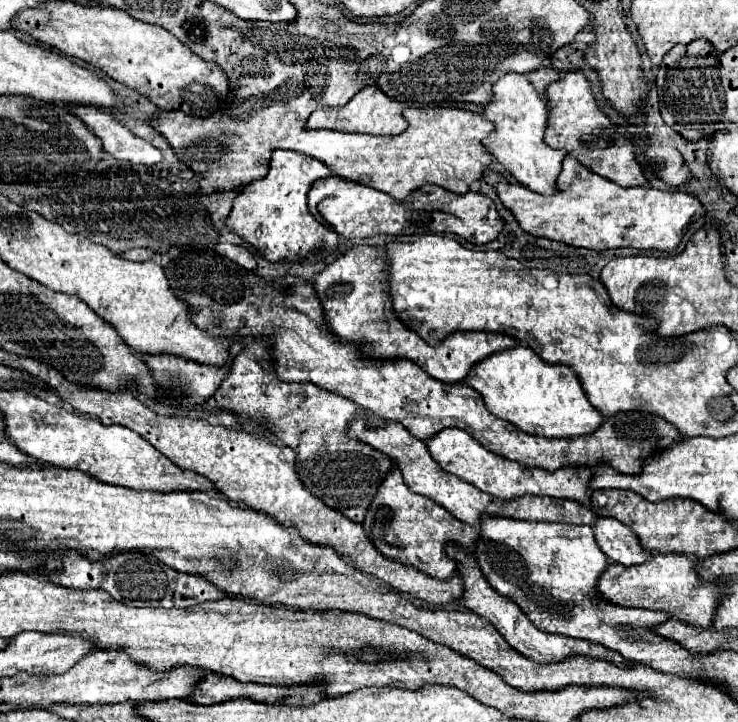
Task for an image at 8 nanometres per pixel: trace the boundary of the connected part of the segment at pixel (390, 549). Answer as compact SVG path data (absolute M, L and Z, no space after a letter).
M397 465L391 467L383 483L379 485L365 513L363 529L369 541L377 547L381 555L385 555L387 559L399 561L403 565L411 565L413 569L419 569L435 579L451 579L455 573L455 561L449 555L445 555L445 551L441 551L441 543L451 541L459 547L473 549L475 539L479 535L475 527L469 527L461 523L459 519L455 519L439 503L429 501L429 497L409 491Z

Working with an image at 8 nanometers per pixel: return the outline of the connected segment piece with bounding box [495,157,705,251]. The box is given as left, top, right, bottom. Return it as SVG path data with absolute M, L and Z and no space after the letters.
M573 157L563 159L563 169L557 177L557 191L553 195L535 193L519 183L497 183L495 189L501 203L513 213L525 233L593 251L617 247L673 251L677 239L681 239L683 229L693 221L693 217L703 217L705 213L703 205L685 191L619 187L617 183L591 173Z

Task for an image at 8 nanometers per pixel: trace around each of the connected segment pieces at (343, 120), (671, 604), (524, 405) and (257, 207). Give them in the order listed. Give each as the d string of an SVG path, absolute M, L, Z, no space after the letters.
M365 87L361 89L345 107L325 107L315 111L307 127L309 129L333 129L333 131L363 131L369 135L399 135L407 129L407 121L403 119L405 103L397 103L389 99L379 87Z
M655 553L641 565L617 565L611 563L609 569L597 581L597 591L603 599L621 607L639 607L651 611L665 611L679 621L693 627L711 627L713 613L717 611L717 601L721 599L721 583L703 583L695 571L697 559L689 555L661 555Z
M515 347L493 353L473 365L467 385L481 393L487 409L521 431L541 437L579 437L593 433L601 423L601 413L589 403L579 377L567 365L545 363L531 347Z
M277 149L273 151L267 177L253 181L235 197L233 209L225 223L271 263L285 259L321 263L339 247L337 233L323 227L307 209L307 191L317 179L323 177L329 177L329 169L318 159Z

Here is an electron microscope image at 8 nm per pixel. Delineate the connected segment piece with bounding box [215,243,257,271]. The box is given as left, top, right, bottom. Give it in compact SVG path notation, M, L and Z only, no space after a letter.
M217 243L217 245L215 245L215 251L217 251L219 255L223 255L223 257L235 261L237 265L249 269L249 271L253 271L253 269L257 267L255 255L253 255L249 249L245 249L245 247L231 245L231 243Z

